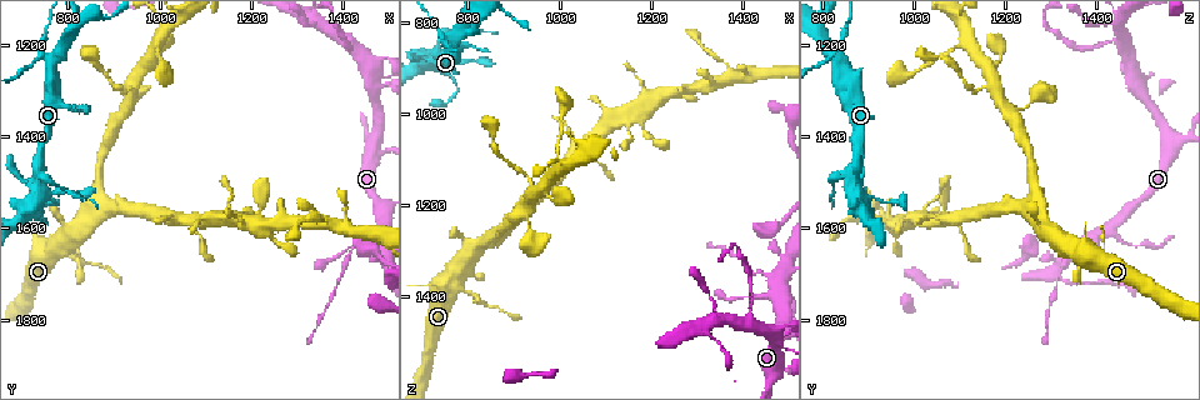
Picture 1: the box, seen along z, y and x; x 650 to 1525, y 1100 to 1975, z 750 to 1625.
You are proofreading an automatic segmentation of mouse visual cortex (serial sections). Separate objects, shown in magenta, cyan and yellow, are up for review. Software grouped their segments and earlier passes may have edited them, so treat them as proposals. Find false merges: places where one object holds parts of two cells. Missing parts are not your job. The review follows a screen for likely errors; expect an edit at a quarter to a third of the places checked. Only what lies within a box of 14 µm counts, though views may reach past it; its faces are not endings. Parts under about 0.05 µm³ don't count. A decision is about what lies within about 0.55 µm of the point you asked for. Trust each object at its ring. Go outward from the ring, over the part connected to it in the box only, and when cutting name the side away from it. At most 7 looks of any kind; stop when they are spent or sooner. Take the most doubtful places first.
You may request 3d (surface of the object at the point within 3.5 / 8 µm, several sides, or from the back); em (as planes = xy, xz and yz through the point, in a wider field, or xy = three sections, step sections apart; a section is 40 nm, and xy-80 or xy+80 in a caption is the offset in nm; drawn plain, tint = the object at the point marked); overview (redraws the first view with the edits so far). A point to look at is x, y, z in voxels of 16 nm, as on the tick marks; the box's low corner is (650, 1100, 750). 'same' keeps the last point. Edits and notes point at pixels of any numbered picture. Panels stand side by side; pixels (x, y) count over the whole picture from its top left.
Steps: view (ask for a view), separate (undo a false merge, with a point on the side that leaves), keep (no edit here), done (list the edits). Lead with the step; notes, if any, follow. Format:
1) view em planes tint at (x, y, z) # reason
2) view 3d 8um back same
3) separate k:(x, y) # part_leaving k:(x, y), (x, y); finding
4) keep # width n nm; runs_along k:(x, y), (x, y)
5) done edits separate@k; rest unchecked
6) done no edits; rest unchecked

view 3d 3.5um at (1425, 1635, 1350) # narrows sharply

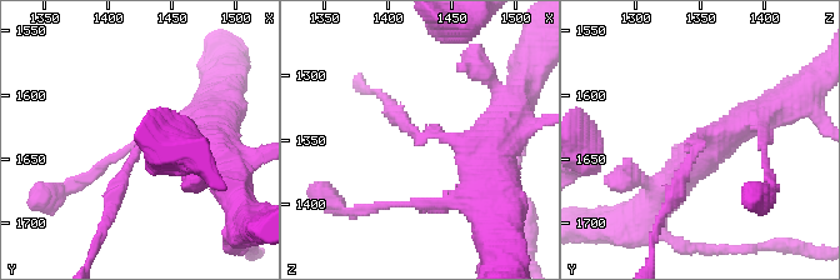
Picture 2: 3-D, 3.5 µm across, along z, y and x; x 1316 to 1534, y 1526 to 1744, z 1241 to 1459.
view em xy step 3 plain at (1426, 1640, 1348) # arm_widths 200, 400 nm; shape alone is not enough

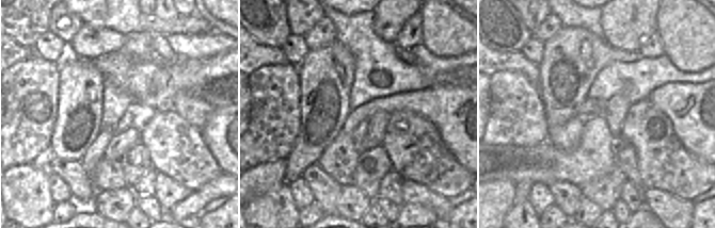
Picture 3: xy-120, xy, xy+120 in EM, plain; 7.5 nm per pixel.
view em xy step 3 tint same

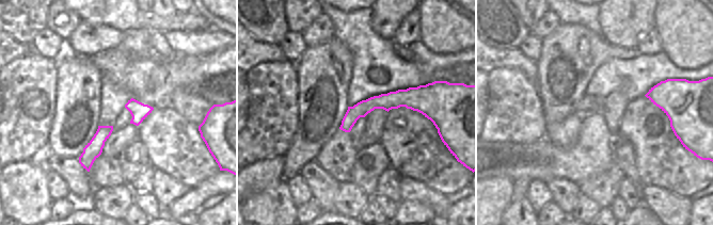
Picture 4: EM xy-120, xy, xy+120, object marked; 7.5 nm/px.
separate 2:(125, 170) # width 130 nm; part_leaving 2:(428, 135), (405, 129), (381, 93); two cells meet here

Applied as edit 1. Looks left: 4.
view 3d 3.5um at (770, 1230, 840) # small branch off a trunk

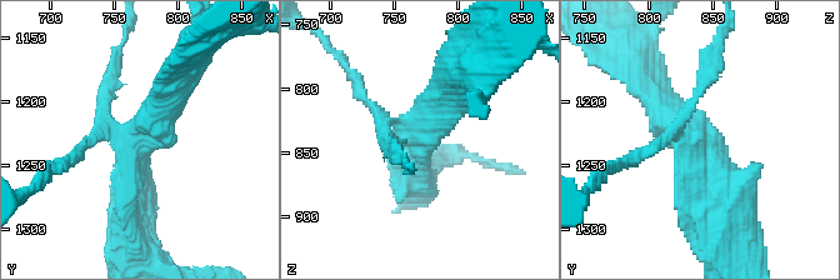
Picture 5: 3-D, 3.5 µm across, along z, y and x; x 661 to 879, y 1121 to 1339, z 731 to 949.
view em xy step 2 tint at (766, 1234, 836) # arms 4; arm_widths 150, 150, 350, 450 nm; now the EM

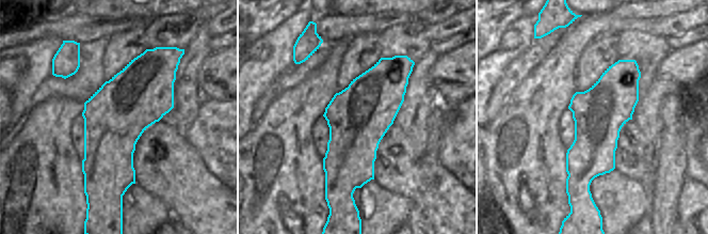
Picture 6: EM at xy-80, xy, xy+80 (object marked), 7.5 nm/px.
separate 5:(114, 81) # part_leaving 5:(110, 133), (103, 105), (123, 33); a second cell is stuck on

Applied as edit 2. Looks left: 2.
done edits separate@2, separate@5; rest unchecked

